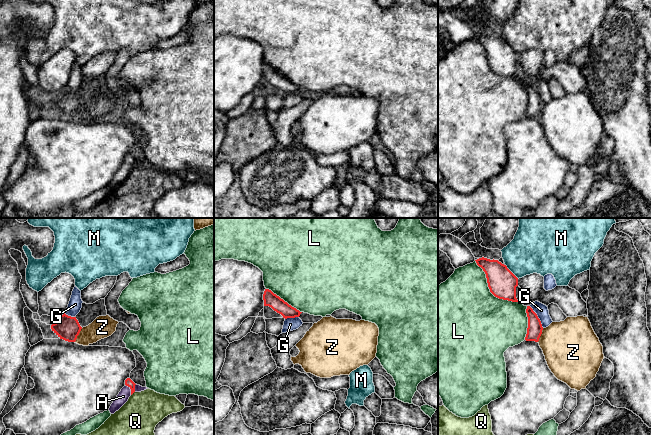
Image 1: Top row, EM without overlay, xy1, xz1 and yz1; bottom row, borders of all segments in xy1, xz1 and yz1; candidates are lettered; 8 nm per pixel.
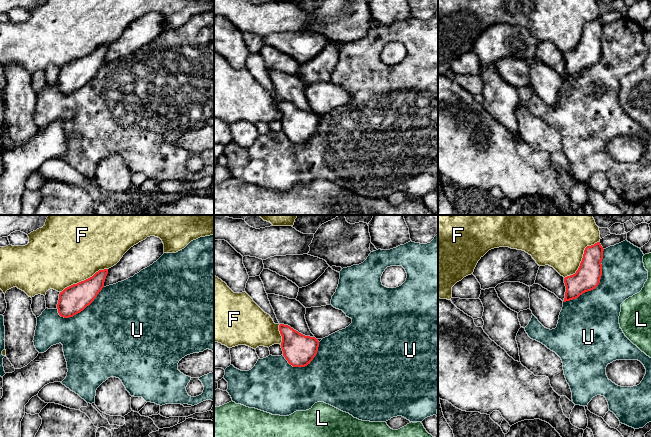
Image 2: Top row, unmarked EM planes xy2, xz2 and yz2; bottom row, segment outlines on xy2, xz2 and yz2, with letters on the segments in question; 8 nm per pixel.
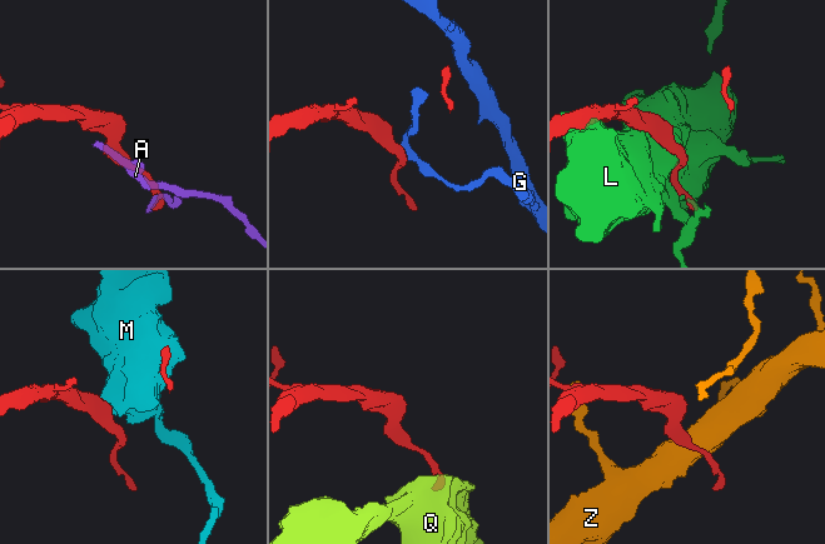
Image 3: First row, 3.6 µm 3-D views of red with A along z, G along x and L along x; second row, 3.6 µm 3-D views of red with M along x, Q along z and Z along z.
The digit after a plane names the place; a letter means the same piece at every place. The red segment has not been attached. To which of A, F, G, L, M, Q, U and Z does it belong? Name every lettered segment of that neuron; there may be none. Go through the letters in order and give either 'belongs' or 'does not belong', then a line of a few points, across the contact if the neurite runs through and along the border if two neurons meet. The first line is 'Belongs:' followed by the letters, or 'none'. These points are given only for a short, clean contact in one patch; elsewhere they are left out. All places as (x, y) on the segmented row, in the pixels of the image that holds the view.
Belongs: none
A: does not belong; line xy1 (126, 385), (130, 389), (131, 394)
F: does not belong
G: does not belong; line yz1 (529, 306), (543, 327)
L: does not belong
M: does not belong; line yz1 (505, 264), (518, 278)
Q: does not belong; line xy1 (134, 391), (131, 395)
U: does not belong
Z: does not belong; line xy1 (82, 328), (74, 341)

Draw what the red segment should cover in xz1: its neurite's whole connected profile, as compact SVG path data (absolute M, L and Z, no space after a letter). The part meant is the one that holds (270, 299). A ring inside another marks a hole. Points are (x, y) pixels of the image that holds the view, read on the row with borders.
M265 289L263 294L264 306L271 307L274 311L281 314L283 318L299 317L302 312L289 305L271 290Z

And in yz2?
M600 242L585 248L576 273L564 278L566 292L563 302L576 299L599 285L602 276L603 251Z

